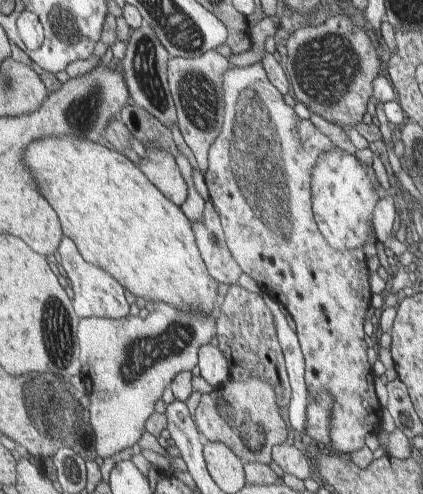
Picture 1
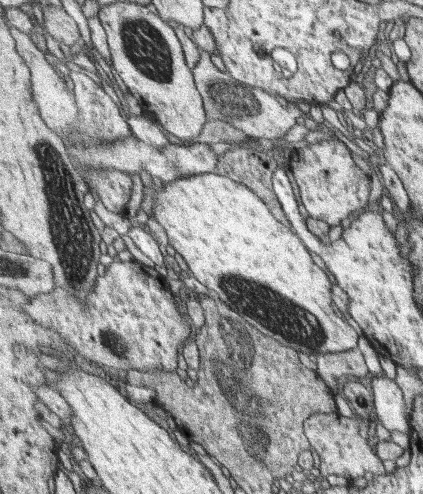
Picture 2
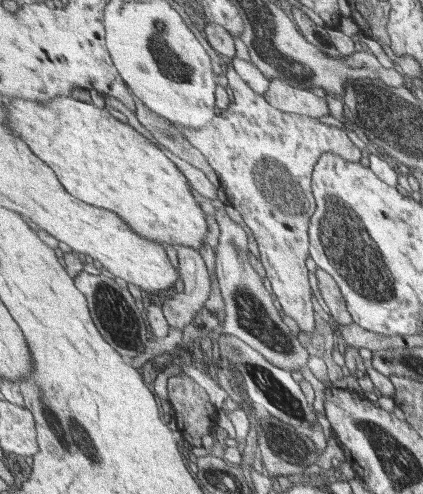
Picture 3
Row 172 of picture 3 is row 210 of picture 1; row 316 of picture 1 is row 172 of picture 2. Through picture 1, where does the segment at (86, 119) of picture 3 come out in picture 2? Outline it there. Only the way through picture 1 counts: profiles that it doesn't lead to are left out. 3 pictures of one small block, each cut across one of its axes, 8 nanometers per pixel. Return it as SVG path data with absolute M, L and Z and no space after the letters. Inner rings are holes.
M218 172L193 174L173 183L159 184L152 212L167 230L169 244L187 262L191 275L215 297L219 296L262 333L313 359L319 354L357 348L359 332L334 303L330 273L315 264L310 250L294 229L273 215L271 207L251 188Z

